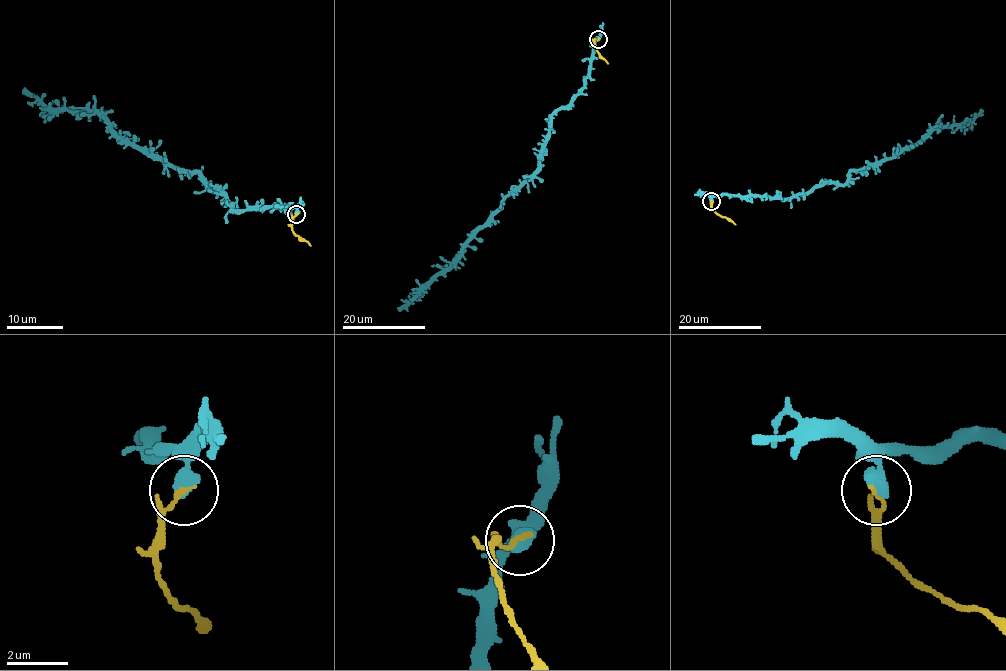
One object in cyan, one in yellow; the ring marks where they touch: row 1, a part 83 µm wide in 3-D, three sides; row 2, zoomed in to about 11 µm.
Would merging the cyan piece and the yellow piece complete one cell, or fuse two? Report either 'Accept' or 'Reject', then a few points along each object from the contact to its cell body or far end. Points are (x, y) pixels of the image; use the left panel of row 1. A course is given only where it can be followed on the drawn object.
Reject. Course of cyan: (296, 213), (293, 206), (233, 209), (197, 172), (178, 171), (148, 157), (95, 111), (52, 111), (24, 88). Course of yellow: (296, 213), (292, 230), (310, 246)

